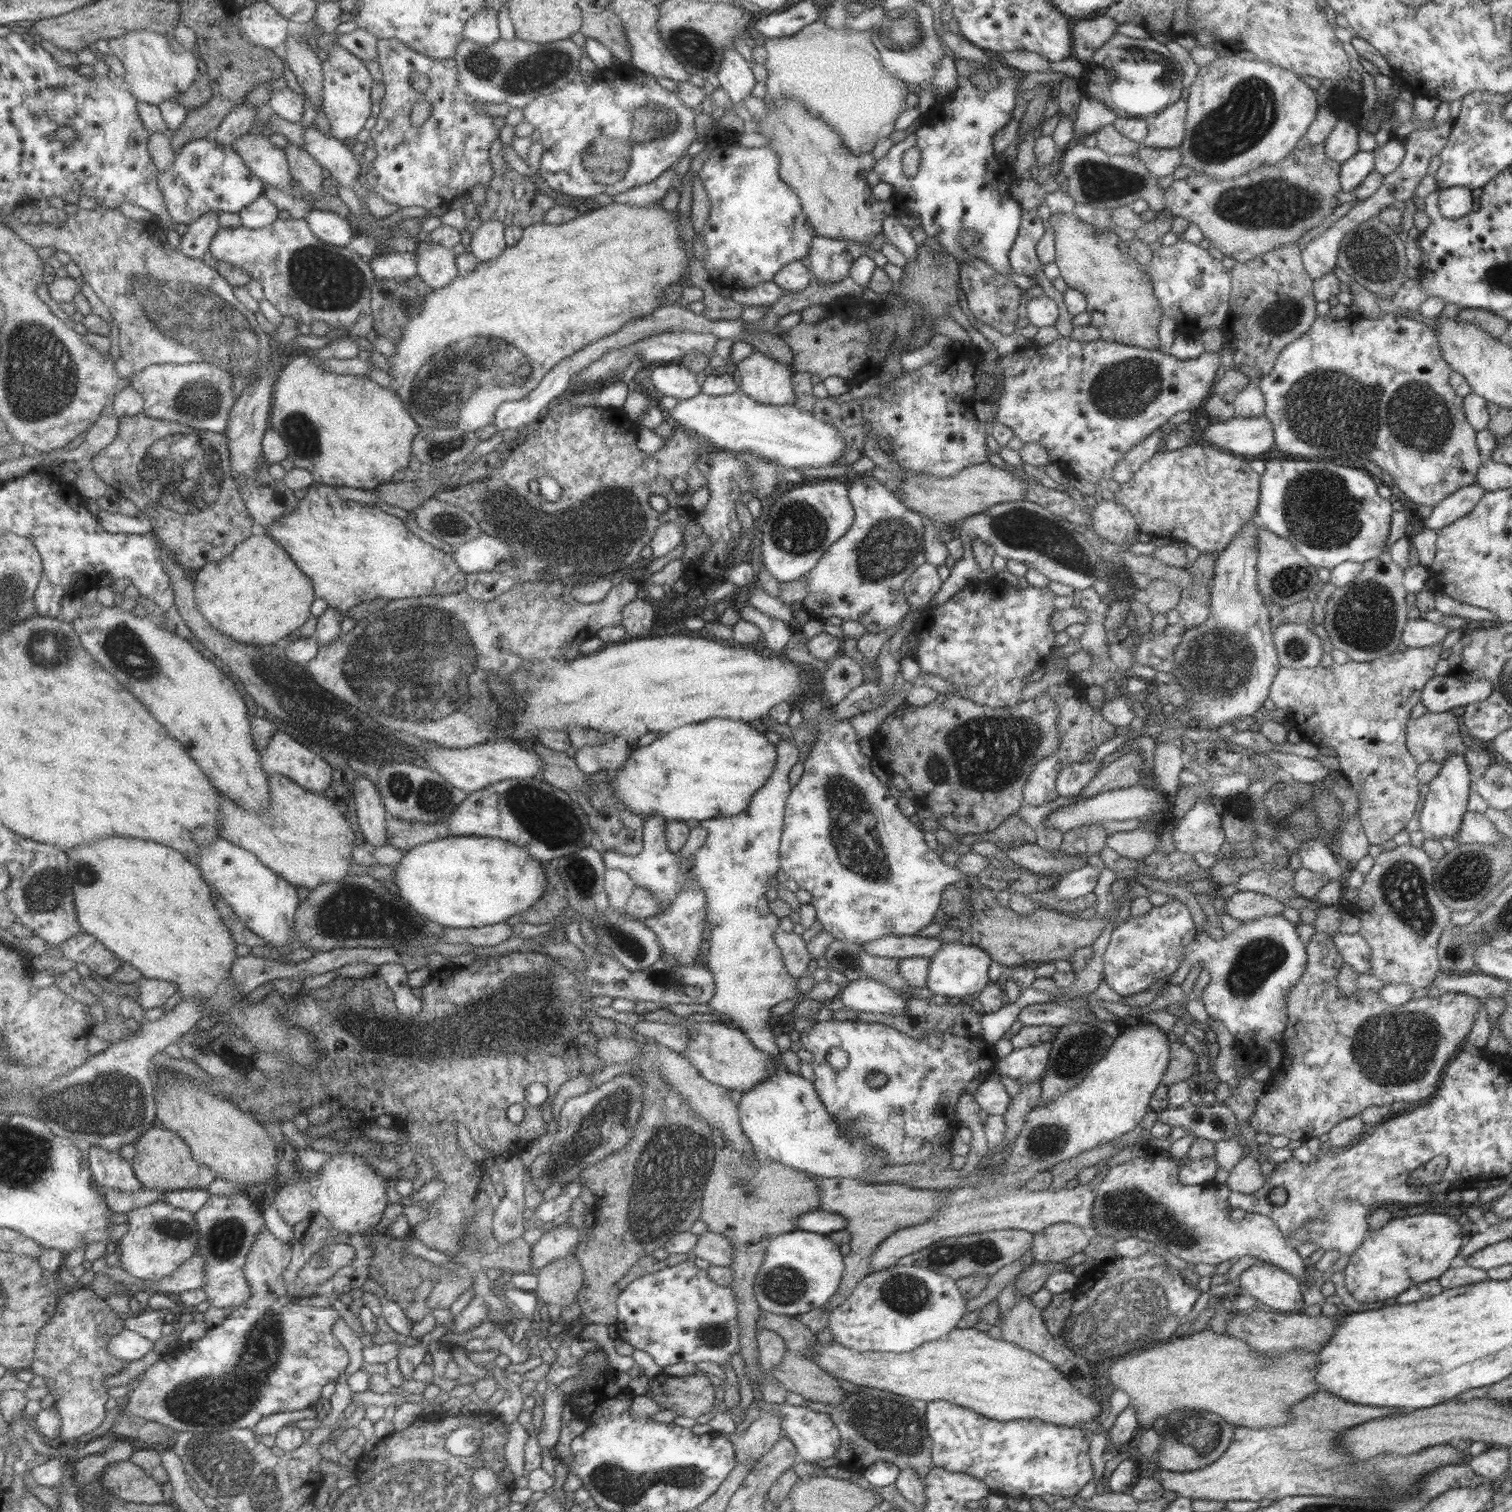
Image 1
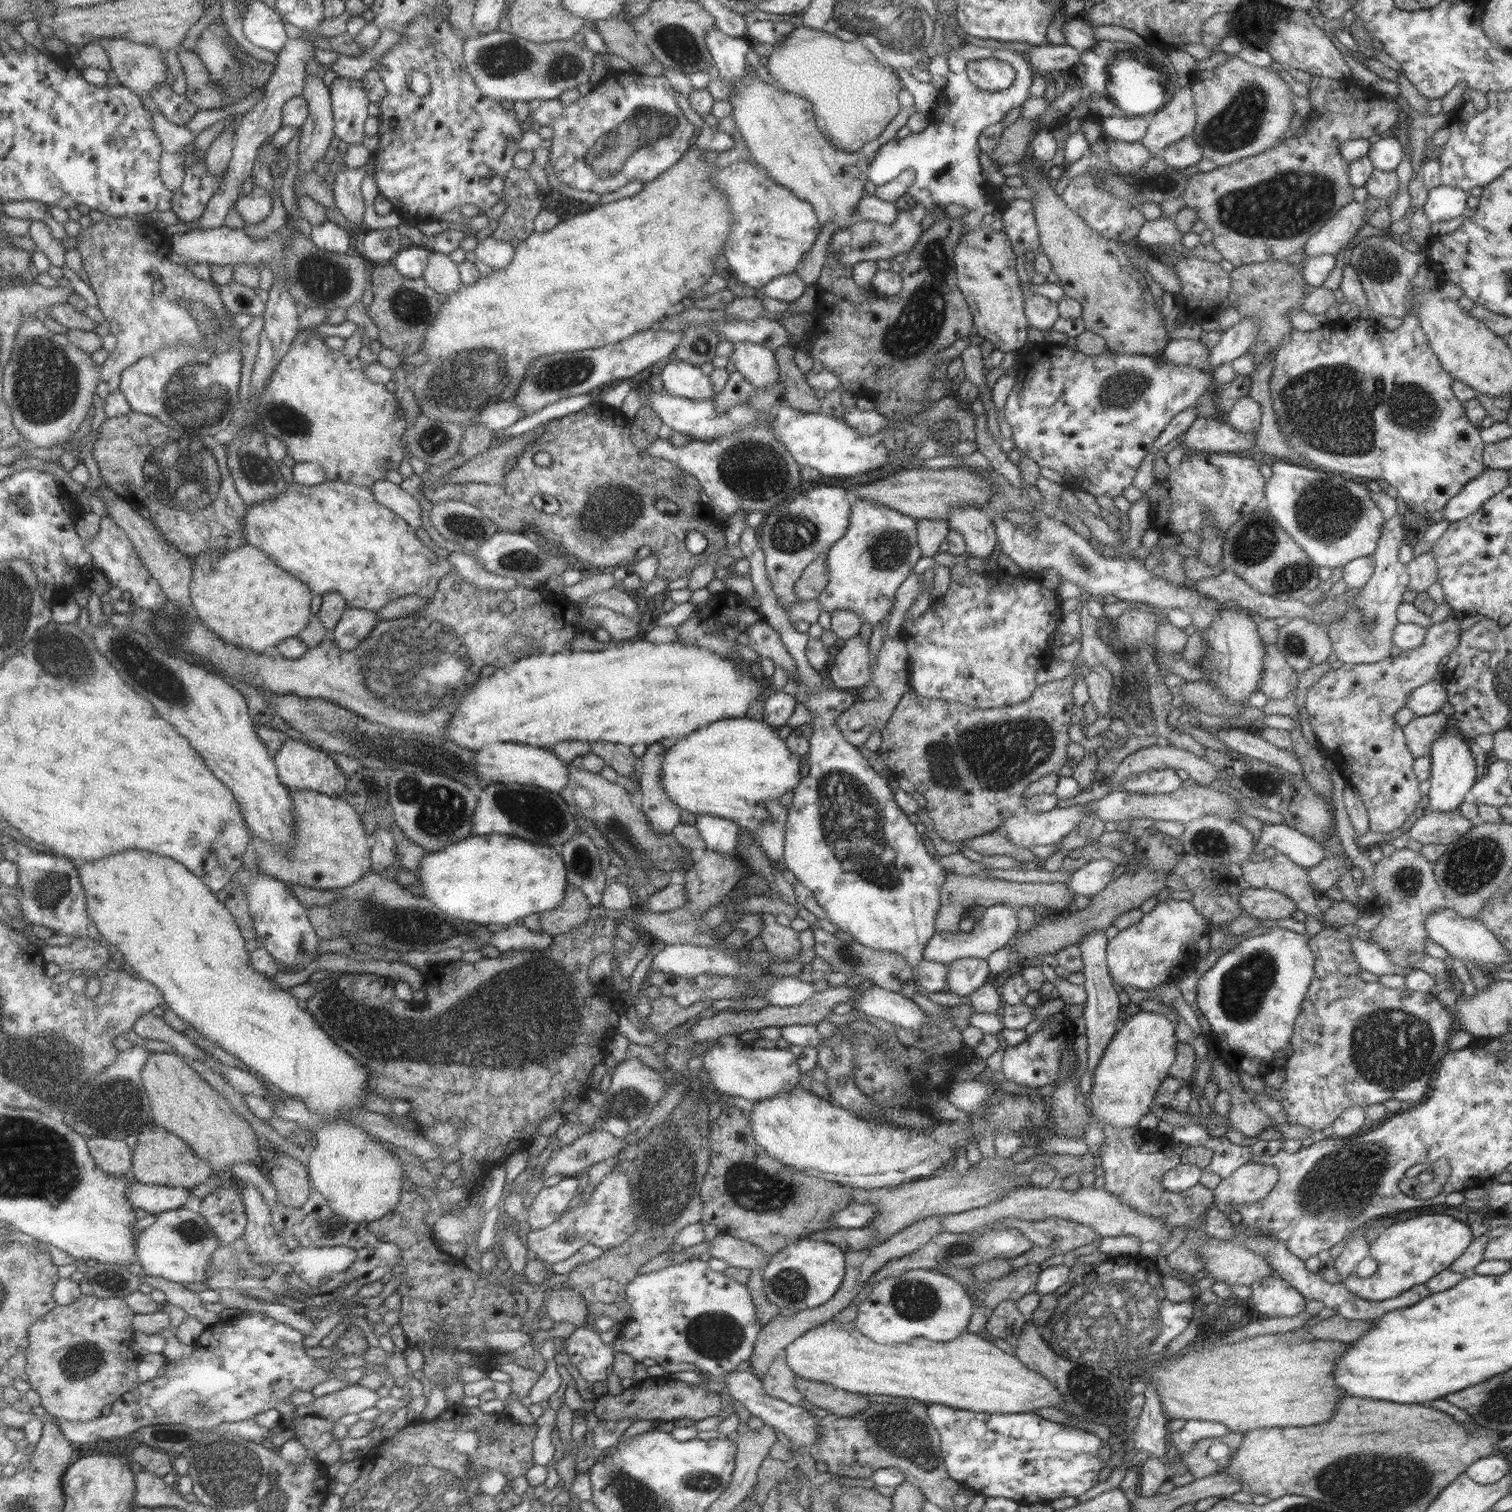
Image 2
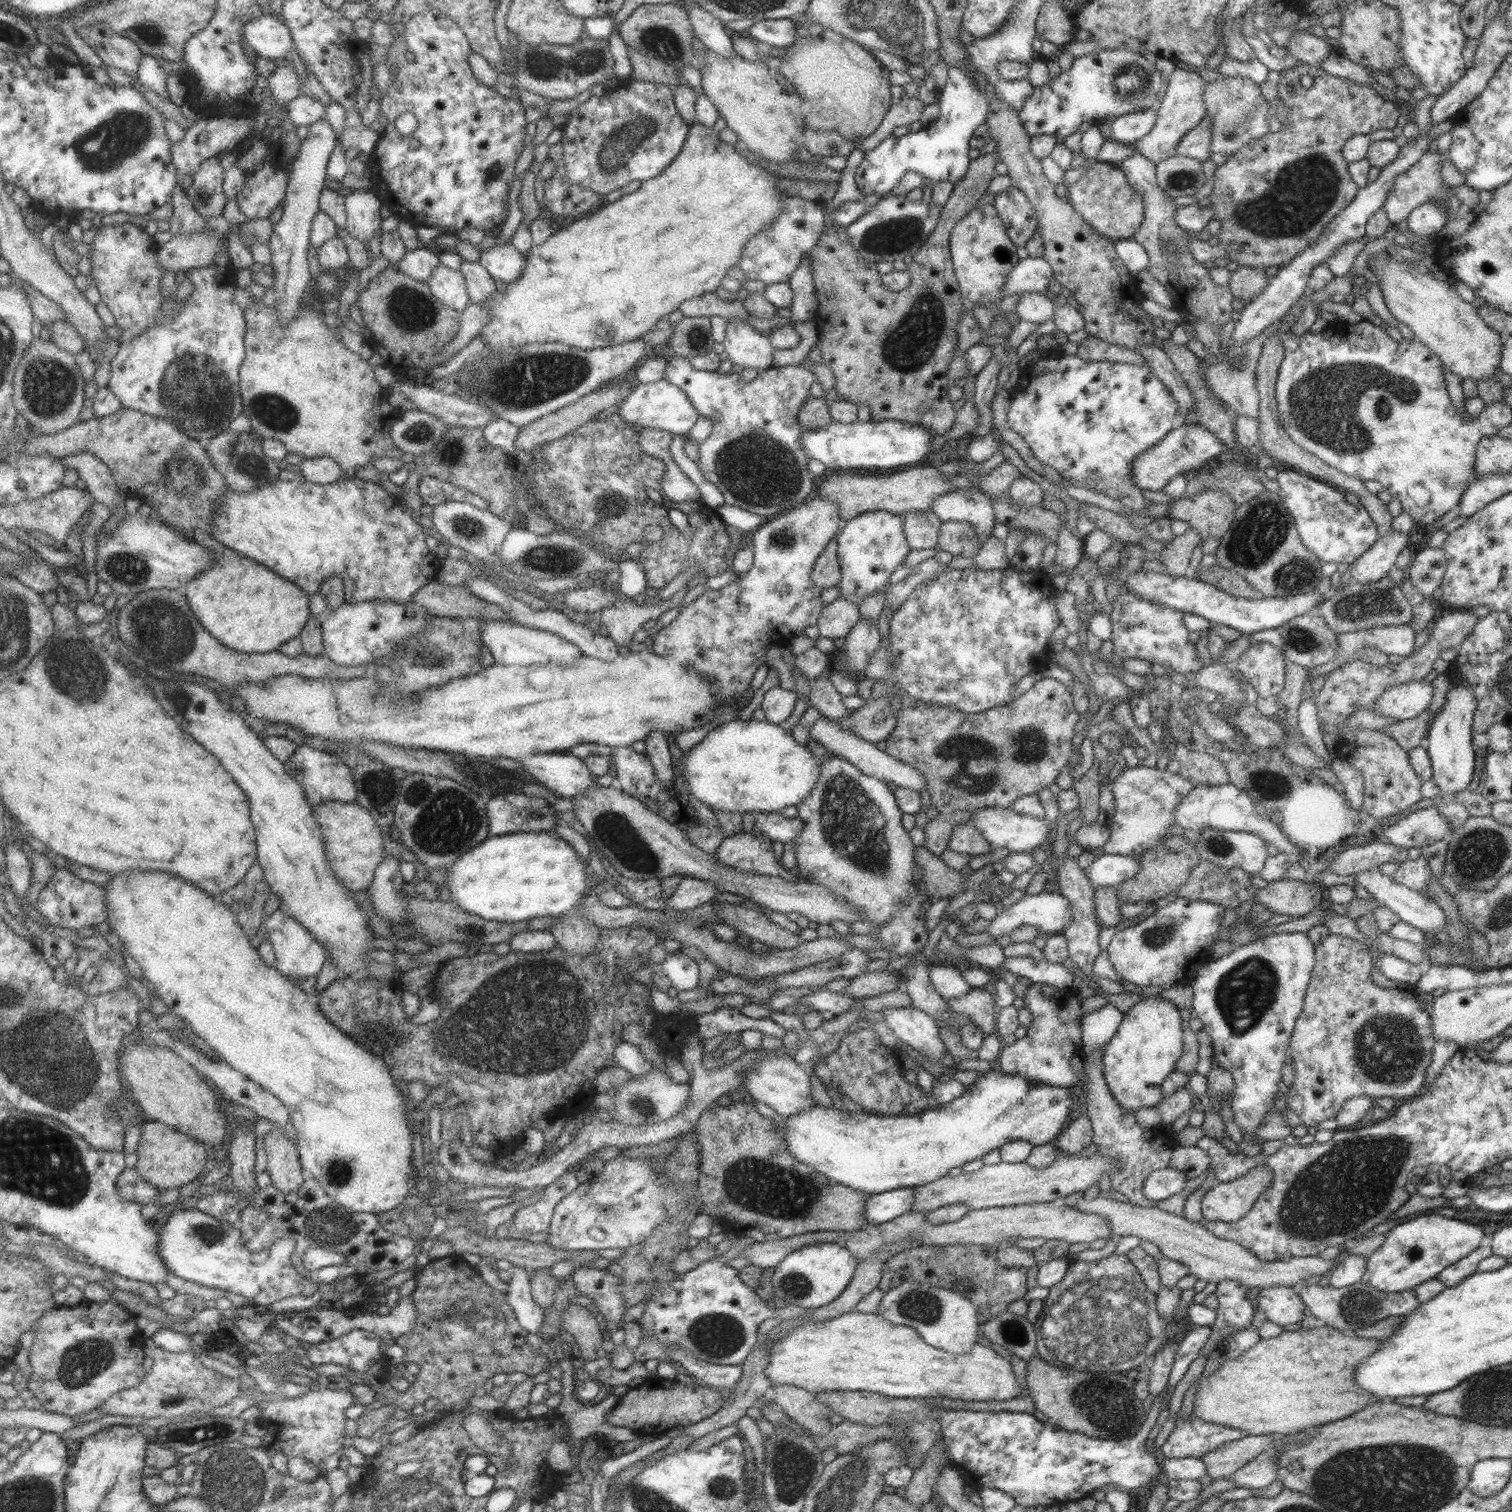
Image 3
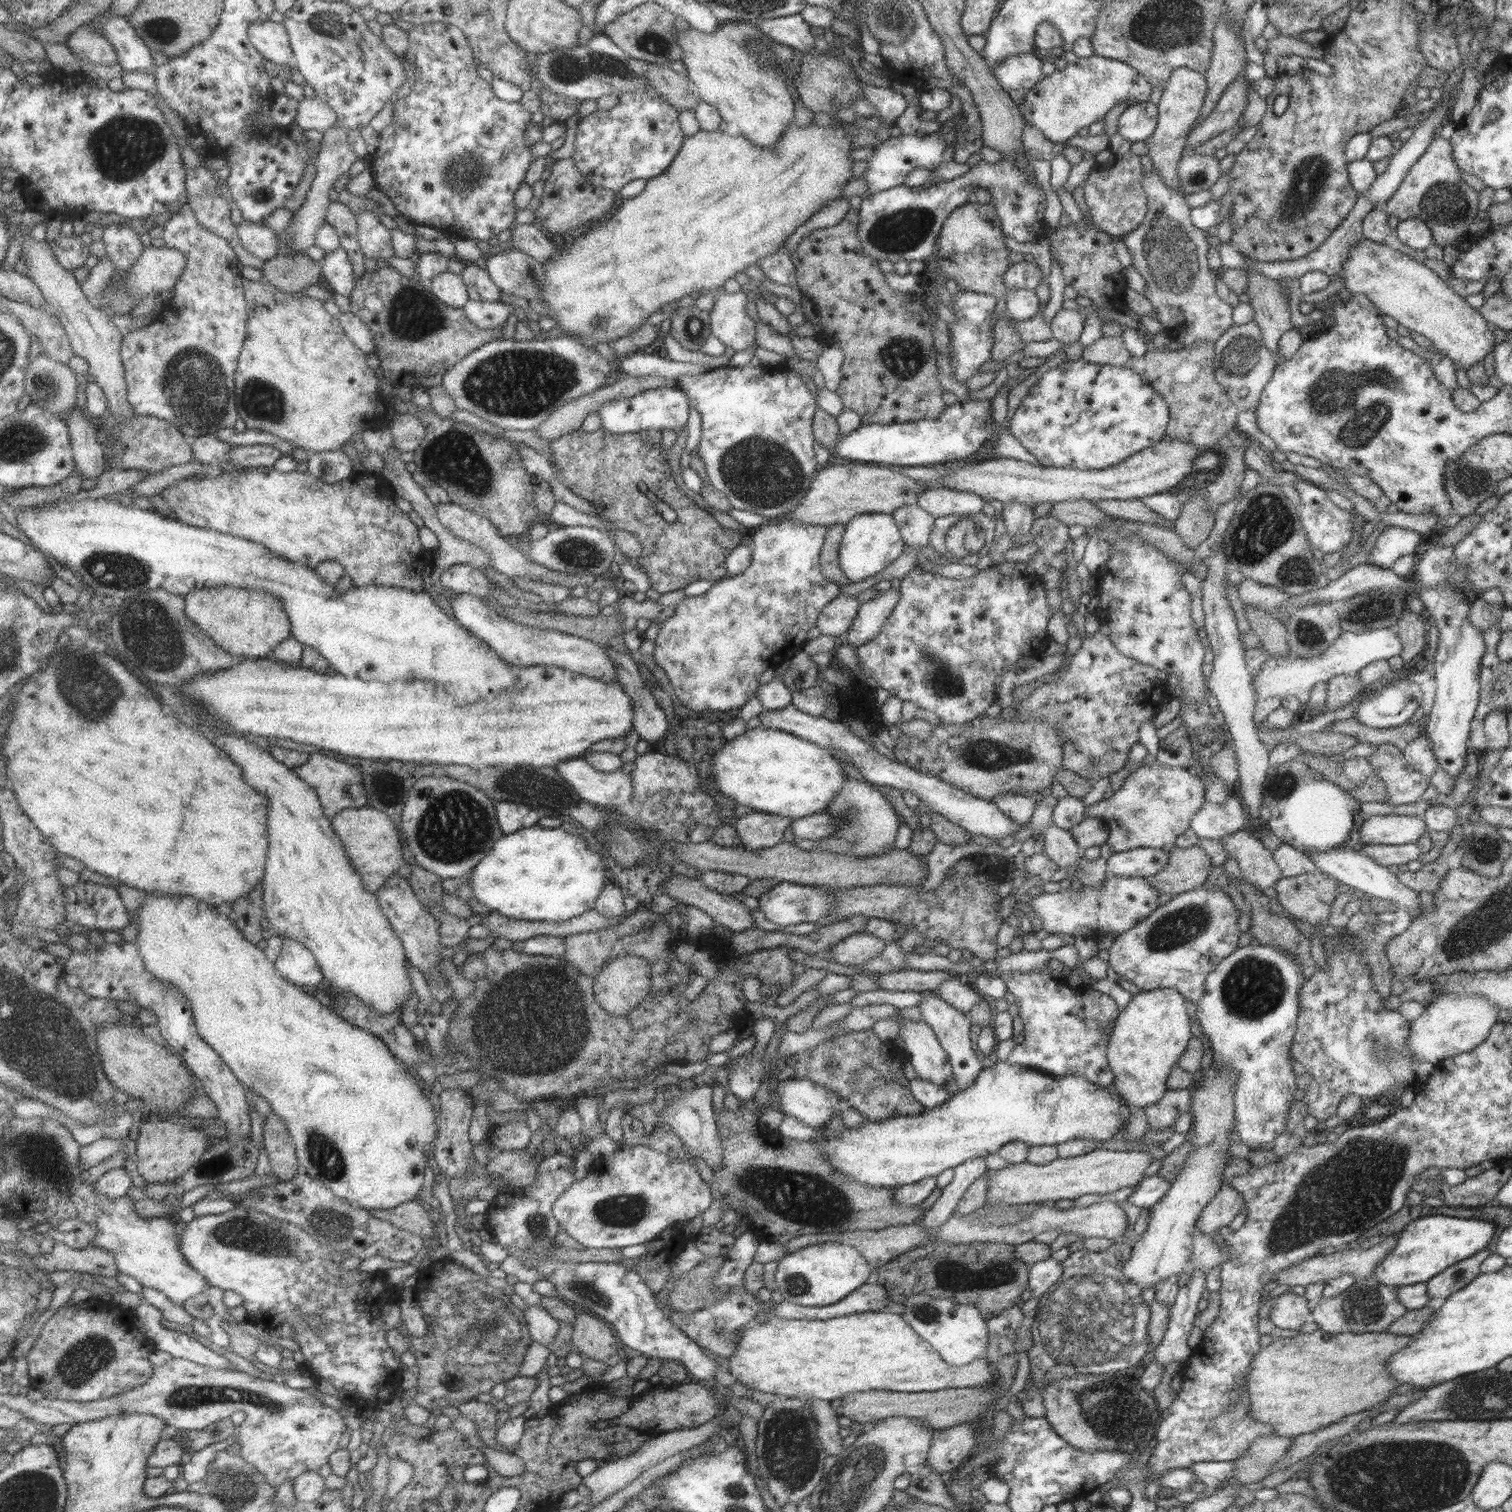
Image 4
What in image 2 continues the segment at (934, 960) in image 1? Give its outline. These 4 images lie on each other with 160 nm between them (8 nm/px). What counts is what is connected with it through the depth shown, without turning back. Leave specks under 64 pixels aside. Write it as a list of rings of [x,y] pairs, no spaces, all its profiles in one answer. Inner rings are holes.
[[[960,958],[947,964],[947,991],[957,996],[965,997],[977,990],[990,976],[986,959]]]

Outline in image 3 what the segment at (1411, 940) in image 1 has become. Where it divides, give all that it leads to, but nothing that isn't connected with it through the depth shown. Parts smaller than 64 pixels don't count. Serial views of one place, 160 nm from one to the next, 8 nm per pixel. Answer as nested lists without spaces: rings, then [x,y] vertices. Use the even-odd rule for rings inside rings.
[[[1420,855],[1415,860],[1405,859],[1404,862],[1397,864],[1395,872],[1389,877],[1393,877],[1395,884],[1401,884],[1429,899],[1426,896],[1427,884],[1431,880],[1432,874],[1423,856]]]

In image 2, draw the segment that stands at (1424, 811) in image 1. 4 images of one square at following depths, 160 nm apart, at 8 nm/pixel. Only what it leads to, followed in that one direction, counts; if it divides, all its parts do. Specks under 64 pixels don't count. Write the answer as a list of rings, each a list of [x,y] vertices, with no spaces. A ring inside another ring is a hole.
[[[1454,726],[1443,731],[1429,749],[1430,757],[1430,789],[1428,791],[1428,808],[1431,811],[1455,810],[1463,802],[1465,792],[1475,784],[1476,764],[1470,746],[1463,739],[1464,734]]]

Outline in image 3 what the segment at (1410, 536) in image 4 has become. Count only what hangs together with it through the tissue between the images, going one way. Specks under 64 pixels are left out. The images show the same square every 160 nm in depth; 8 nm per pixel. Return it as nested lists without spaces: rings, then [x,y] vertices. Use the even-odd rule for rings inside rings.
[[[1393,531],[1391,534],[1377,537],[1377,540],[1365,551],[1362,552],[1349,565],[1350,578],[1363,584],[1377,582],[1385,577],[1388,570],[1394,566],[1398,554],[1407,546],[1407,533],[1399,534]]]

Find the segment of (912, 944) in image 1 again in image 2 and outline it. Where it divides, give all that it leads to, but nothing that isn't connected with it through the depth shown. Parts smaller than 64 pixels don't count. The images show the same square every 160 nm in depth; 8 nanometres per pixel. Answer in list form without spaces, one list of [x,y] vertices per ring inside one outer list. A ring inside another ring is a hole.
[[[1003,904],[985,907],[983,914],[975,921],[970,932],[934,932],[925,945],[923,959],[940,962],[944,965],[960,958],[986,959],[991,952],[1009,944],[1009,940],[1017,928],[1017,907],[1004,906]]]

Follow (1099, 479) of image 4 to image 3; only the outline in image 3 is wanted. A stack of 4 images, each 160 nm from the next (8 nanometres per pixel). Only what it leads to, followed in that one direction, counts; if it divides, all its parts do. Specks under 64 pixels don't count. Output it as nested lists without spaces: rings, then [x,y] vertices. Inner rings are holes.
[[[1199,424],[1182,425],[1177,429],[1172,429],[1157,444],[1153,444],[1153,448],[1137,456],[1132,461],[1128,478],[1139,490],[1161,491],[1163,486],[1177,474],[1183,475],[1189,470],[1200,469],[1209,459],[1217,459],[1225,455],[1227,455],[1225,445],[1207,429]]]

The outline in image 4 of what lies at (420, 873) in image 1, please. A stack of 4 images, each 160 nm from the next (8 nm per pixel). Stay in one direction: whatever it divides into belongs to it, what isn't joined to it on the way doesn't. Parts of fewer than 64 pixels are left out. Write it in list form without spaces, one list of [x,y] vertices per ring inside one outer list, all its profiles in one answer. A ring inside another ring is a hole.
[[[533,825],[501,836],[493,844],[491,852],[473,867],[473,871],[463,881],[469,884],[473,900],[489,908],[490,913],[498,912],[501,916],[513,920],[557,923],[593,909],[597,895],[601,893],[607,880],[603,856],[601,849],[593,842],[587,842],[585,838],[581,840],[561,828],[541,828]]]

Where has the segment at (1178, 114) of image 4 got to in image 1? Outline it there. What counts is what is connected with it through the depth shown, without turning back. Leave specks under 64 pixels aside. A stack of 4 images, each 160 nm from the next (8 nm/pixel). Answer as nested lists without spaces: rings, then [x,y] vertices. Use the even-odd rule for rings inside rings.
[[[1178,98],[1167,108],[1150,116],[1148,131],[1141,144],[1158,149],[1178,147],[1184,139],[1186,114],[1186,100]]]

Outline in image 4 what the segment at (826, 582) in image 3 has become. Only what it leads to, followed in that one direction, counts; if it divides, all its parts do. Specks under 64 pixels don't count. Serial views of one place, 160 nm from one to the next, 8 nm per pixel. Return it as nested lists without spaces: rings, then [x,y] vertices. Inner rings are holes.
[[[833,524],[827,527],[824,541],[820,550],[820,567],[822,575],[828,580],[836,582],[840,586],[852,584],[843,574],[838,563],[837,551],[840,547],[840,540],[845,531],[846,524]]]

